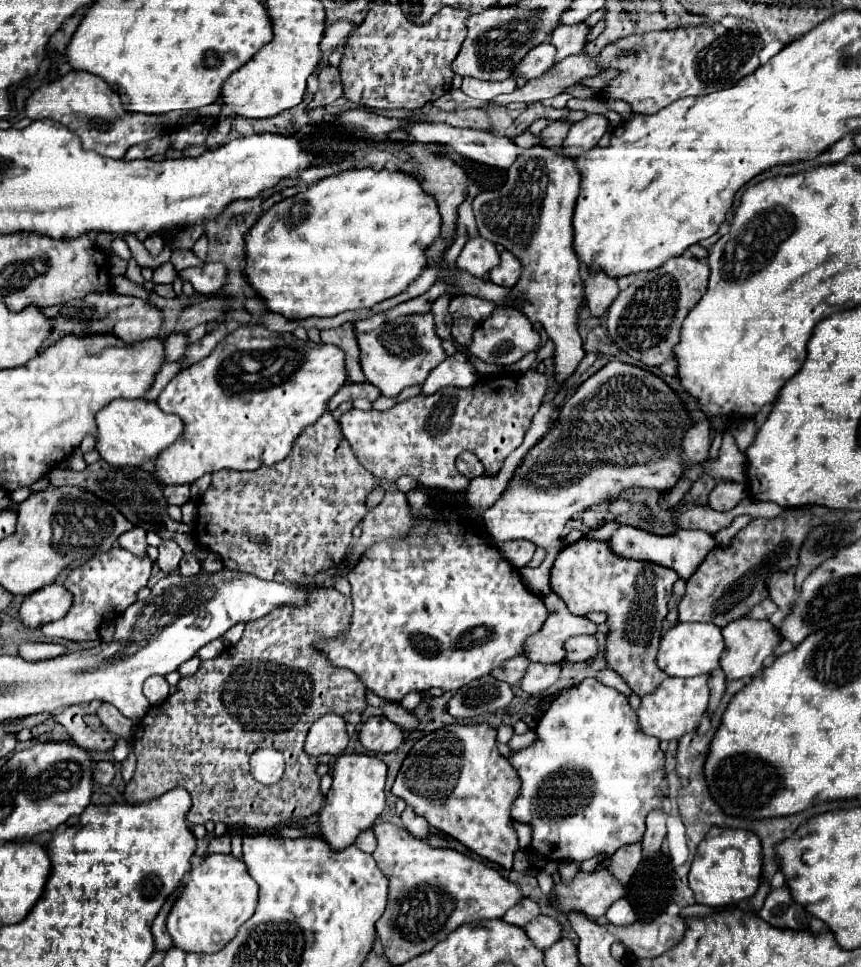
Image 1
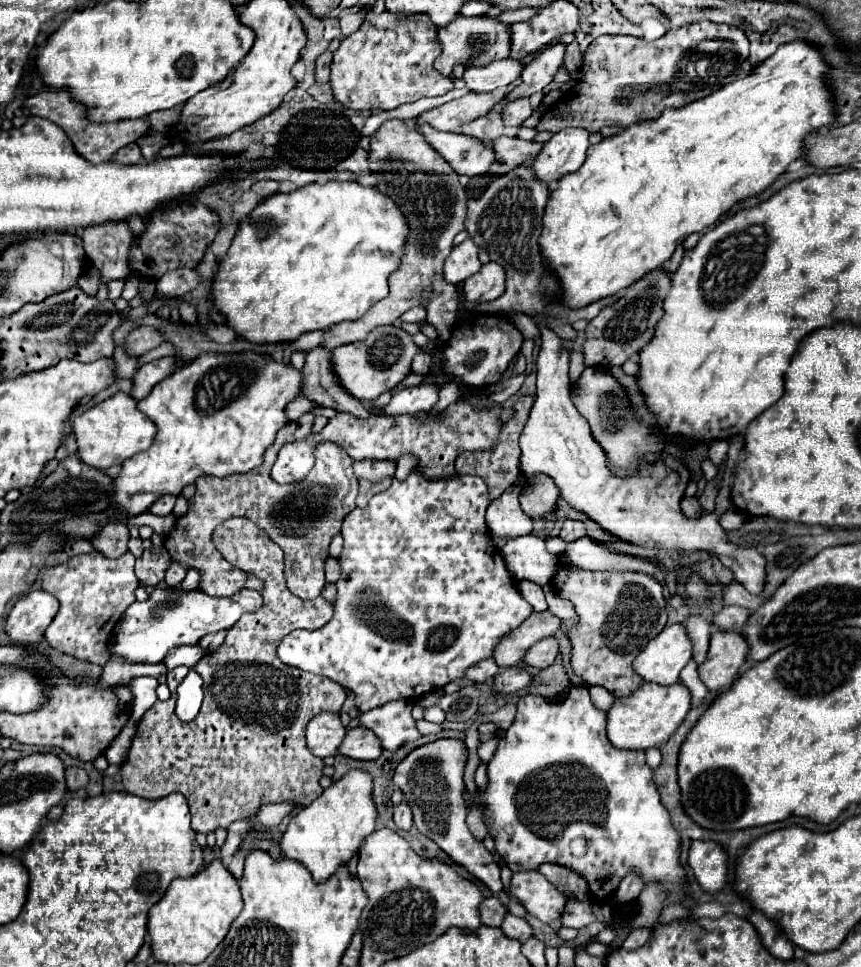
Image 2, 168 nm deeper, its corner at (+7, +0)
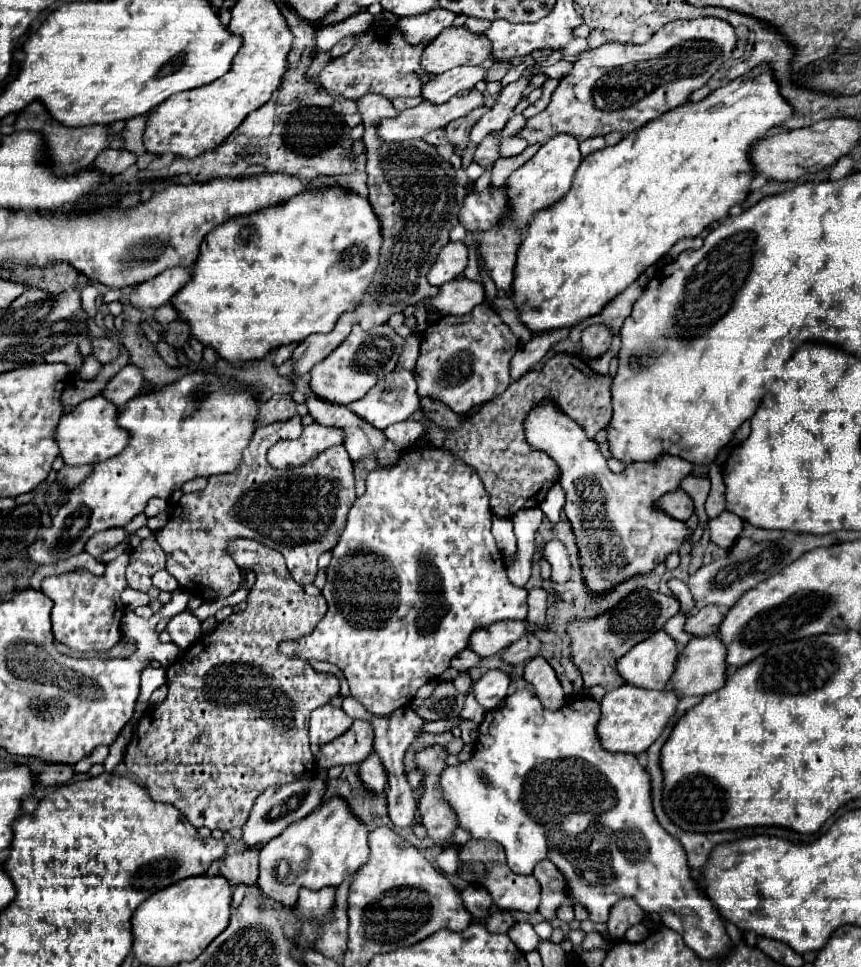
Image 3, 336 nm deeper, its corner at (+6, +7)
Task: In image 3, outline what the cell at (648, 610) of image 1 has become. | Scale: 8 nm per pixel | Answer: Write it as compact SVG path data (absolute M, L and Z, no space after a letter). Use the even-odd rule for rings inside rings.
M637 588L627 598L623 598L615 608L583 620L571 620L567 624L567 636L571 638L571 662L581 672L585 686L591 688L595 684L603 686L607 692L625 684L621 674L617 672L617 662L625 656L633 646L649 638L653 632L663 630L665 622L679 612L679 602L673 596L665 596L661 592L651 592L647 588Z

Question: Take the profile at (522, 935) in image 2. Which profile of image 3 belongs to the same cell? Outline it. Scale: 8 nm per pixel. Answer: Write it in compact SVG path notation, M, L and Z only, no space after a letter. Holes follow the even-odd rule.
M497 910L493 912L487 920L485 920L485 926L491 930L491 932L509 932L513 928L517 920L513 918L513 914L509 910Z

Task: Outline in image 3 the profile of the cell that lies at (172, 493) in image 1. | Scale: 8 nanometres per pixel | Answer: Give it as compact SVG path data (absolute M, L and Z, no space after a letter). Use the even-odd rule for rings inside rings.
M151 498L149 504L147 504L147 508L145 508L145 514L147 516L157 516L165 508L167 508L167 500L163 500L163 498Z

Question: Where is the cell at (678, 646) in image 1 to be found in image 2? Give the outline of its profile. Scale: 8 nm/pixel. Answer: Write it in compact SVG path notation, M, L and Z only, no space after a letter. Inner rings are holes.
M680 623L666 625L646 649L636 657L632 669L648 683L674 685L680 679L680 671L692 659L692 643Z

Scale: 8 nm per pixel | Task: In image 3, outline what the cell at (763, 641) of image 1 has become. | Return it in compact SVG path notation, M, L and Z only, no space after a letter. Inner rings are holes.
M697 636L683 648L673 680L669 680L667 690L675 690L679 696L697 696L717 692L727 678L727 646L717 636Z

